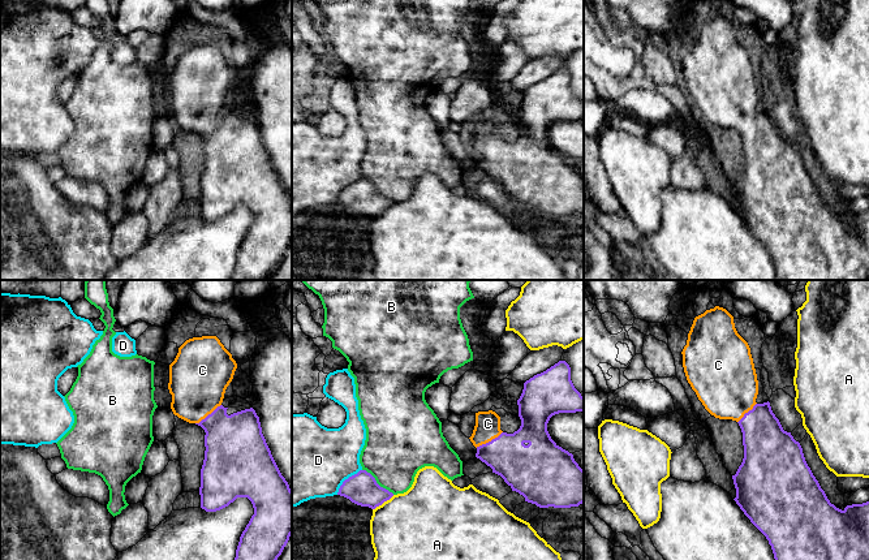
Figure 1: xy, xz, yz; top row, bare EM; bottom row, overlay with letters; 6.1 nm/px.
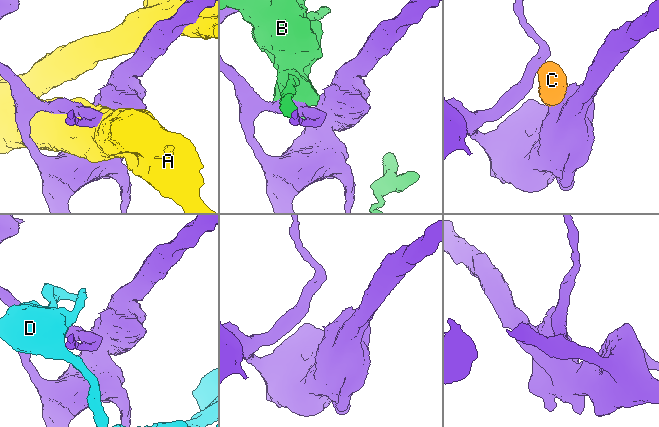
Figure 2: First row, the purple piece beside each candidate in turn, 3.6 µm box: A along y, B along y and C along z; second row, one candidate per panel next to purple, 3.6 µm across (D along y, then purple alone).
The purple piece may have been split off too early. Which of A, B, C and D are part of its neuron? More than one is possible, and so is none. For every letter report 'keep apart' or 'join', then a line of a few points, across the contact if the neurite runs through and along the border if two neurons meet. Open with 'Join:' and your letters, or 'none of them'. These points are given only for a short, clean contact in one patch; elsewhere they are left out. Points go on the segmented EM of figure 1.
Join: C
A: keep apart
B: keep apart
C: join | xz (520, 465), (489, 442), (487, 423)
D: keep apart

